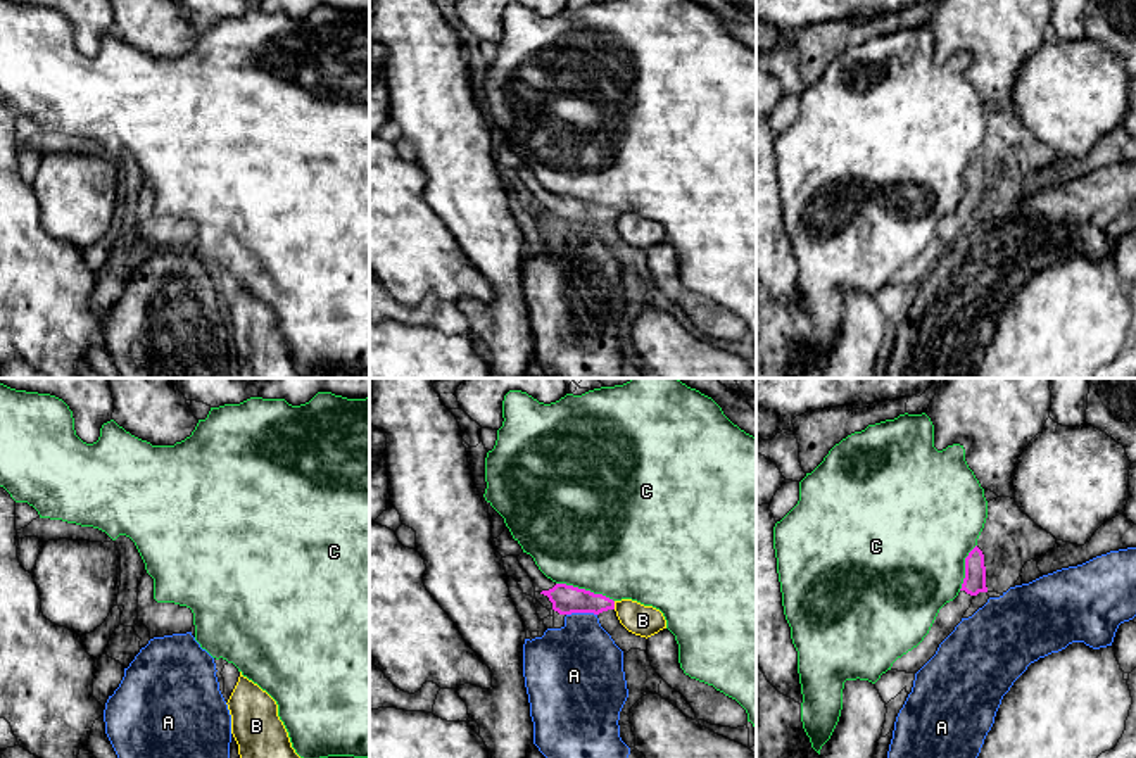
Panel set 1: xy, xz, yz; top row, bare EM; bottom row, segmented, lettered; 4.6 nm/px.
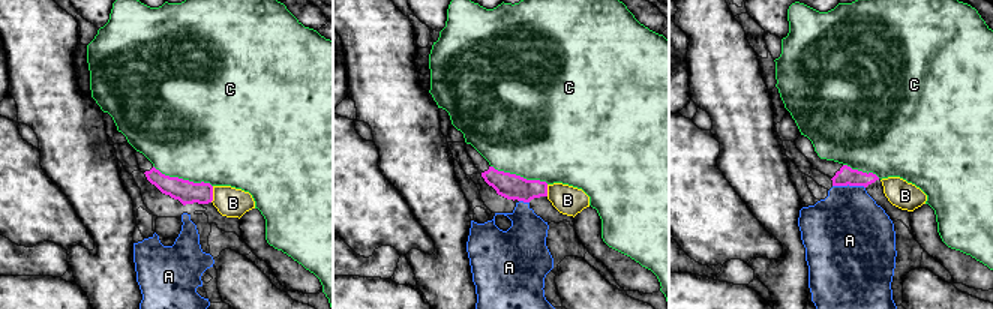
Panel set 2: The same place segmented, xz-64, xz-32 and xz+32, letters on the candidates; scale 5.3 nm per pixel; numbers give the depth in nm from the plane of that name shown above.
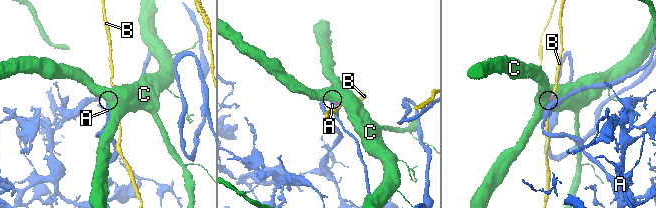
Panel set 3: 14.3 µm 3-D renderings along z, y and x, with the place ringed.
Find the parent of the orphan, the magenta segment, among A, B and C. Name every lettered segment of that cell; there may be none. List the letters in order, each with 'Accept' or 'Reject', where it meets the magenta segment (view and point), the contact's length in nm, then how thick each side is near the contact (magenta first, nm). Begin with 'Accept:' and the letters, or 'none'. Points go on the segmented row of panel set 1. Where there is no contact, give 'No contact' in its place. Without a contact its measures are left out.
Accept: none
A: Reject. Touches magenta at xz (580, 612). Shared border 140 nm. Thickness 140 nm (magenta) against 400 nm
B: Reject. Touches magenta at xz (613, 605). Shared border 40 nm. Thickness 140 nm (magenta) against 140 nm
C: Reject. Touches magenta at xz (584, 589). Shared border 280 nm. Thickness 140 nm (magenta) against 500 nm

